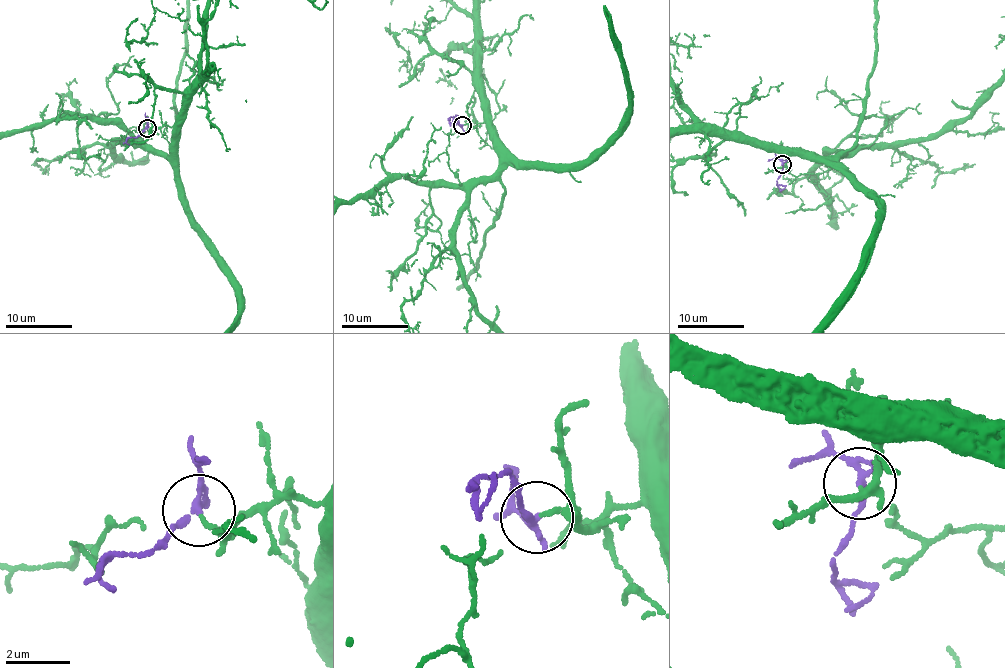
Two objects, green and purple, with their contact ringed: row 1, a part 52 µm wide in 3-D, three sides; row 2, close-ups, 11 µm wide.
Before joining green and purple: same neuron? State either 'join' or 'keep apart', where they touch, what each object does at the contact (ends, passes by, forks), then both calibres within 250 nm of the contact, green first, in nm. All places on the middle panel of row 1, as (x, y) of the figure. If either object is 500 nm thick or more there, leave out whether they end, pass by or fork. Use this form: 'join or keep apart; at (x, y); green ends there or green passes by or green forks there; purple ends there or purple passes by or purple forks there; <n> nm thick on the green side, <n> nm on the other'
join; at (462, 125); green ends there; purple passes by; 140 nm thick on the green side, 200 nm on the other

